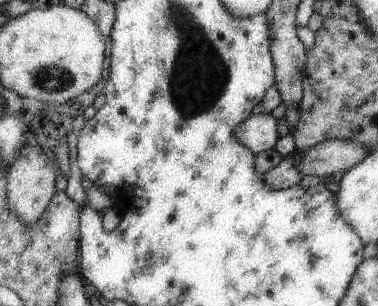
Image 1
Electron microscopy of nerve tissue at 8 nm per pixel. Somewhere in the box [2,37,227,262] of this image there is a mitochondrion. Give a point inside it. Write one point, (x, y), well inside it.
(45, 78)

